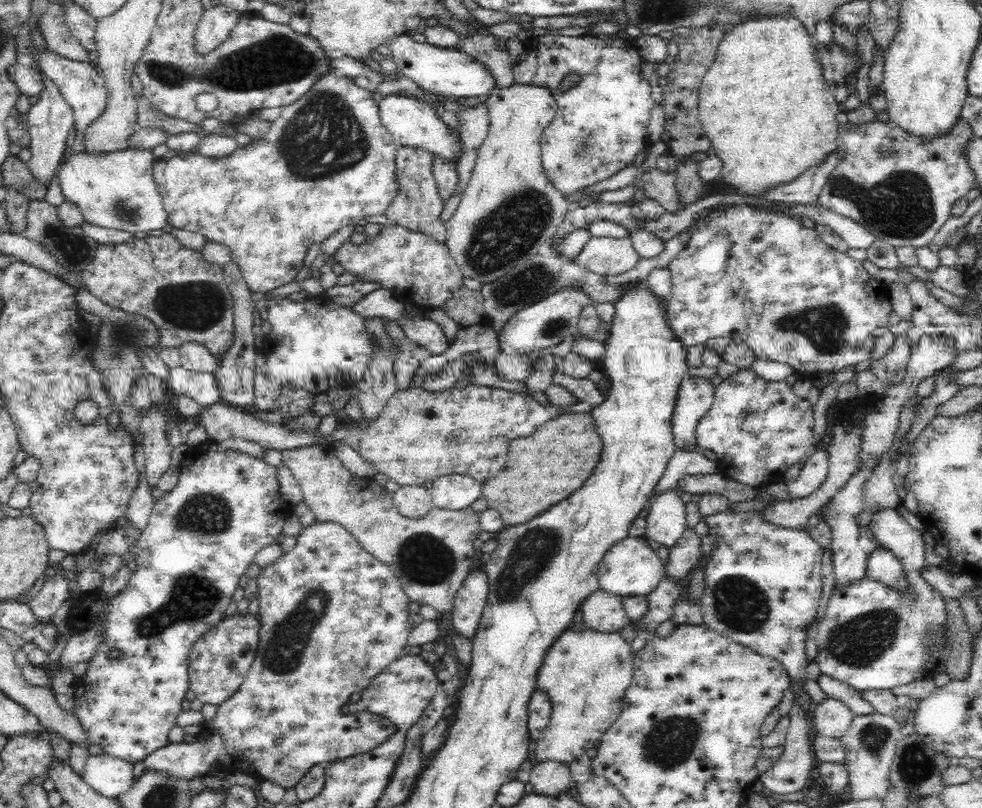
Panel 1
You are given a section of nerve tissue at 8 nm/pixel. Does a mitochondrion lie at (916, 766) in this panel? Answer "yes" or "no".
yes

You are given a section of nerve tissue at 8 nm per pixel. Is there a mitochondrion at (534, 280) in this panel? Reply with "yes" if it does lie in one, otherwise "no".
yes

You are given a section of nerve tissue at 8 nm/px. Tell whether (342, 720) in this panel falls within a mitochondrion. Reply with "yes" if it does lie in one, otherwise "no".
no

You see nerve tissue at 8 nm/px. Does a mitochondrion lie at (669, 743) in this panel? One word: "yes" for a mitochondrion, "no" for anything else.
yes

